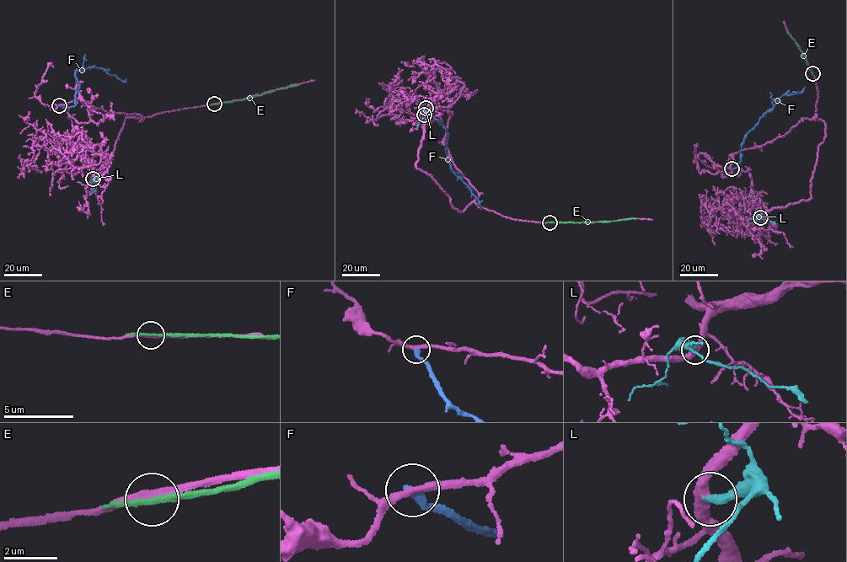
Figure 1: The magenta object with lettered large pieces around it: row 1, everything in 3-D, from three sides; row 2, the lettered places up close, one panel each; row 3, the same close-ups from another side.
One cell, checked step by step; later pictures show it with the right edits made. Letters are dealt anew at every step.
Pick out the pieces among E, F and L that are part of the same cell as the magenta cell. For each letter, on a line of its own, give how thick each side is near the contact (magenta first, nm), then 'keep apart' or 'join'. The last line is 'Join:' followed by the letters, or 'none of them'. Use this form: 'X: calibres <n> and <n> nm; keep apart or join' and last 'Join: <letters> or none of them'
E: calibres 200 and 200 nm; keep apart
F: calibres 260 and 300 nm; keep apart
L: calibres 400 and 320 nm; keep apart
Join: none of them

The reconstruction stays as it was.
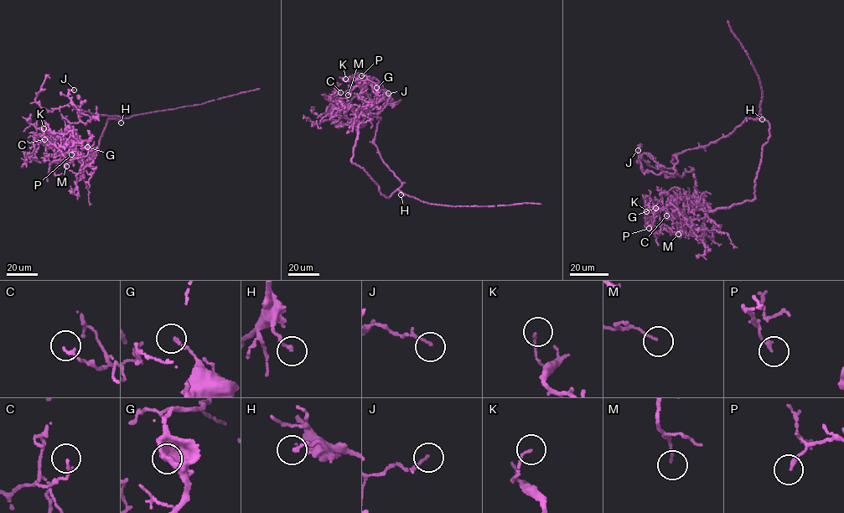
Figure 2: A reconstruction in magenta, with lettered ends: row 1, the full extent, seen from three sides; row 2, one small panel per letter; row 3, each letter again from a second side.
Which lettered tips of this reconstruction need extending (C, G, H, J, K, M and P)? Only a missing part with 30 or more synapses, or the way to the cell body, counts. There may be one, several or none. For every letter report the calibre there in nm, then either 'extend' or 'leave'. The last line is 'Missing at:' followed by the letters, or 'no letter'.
C: 130 nm thick; leave
G: 150 nm thick; leave
H: 140 nm thick; leave
J: 110 nm thick; leave
K: 90 nm thick; leave
M: 100 nm thick; leave
P: 170 nm thick; leave
Missing at: no letter

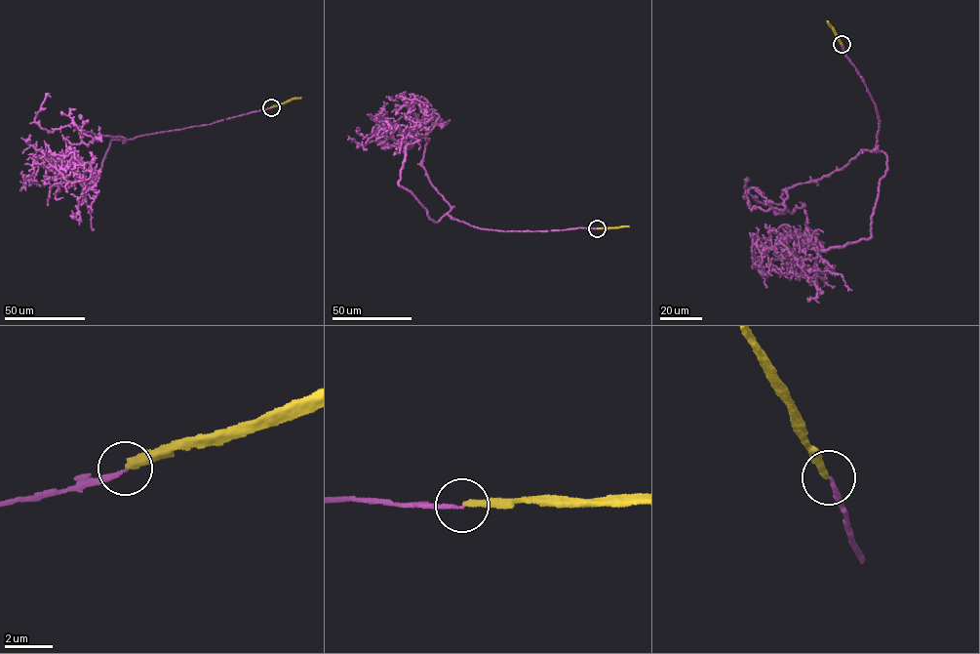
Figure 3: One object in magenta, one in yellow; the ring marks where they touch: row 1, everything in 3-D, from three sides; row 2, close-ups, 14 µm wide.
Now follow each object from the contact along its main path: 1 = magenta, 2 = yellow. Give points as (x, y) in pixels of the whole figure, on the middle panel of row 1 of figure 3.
1: (597, 228), (503, 231), (447, 214), (436, 223), (399, 183), (405, 140), (428, 120), (425, 105), (392, 98)
2: (597, 228), (629, 226)

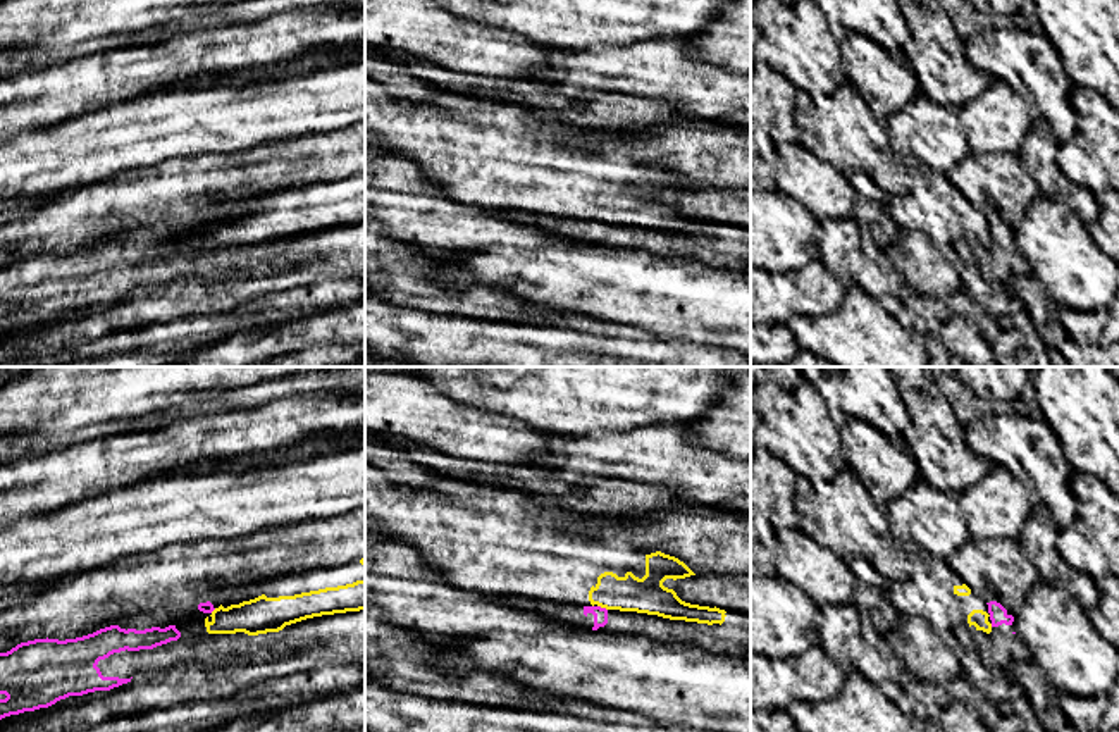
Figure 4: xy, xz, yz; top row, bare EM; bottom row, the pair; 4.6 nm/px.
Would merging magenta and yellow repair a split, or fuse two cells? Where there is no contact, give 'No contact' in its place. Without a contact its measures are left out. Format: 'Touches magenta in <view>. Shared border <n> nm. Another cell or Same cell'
Touches magenta in xz. Shared border 50 nm. Another cell

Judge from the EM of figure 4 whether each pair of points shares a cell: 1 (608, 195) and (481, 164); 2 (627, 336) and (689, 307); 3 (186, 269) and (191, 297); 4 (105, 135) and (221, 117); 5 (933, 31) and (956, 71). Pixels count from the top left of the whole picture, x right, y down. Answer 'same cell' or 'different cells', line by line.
1: same cell
2: different cells
3: different cells
4: same cell
5: same cell

